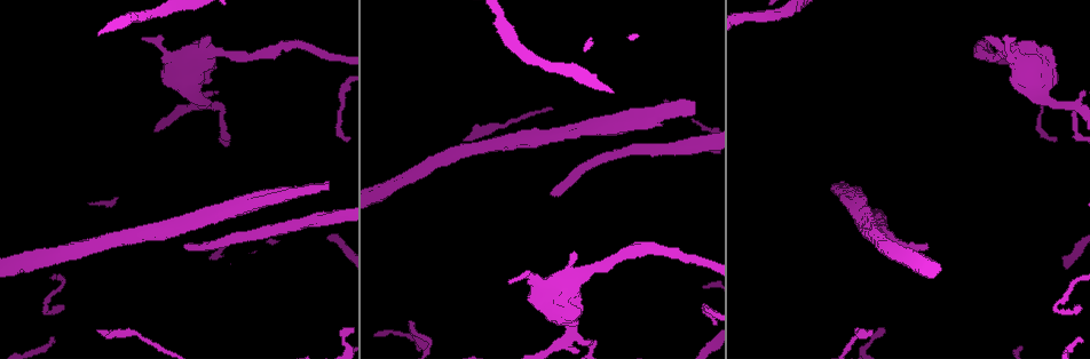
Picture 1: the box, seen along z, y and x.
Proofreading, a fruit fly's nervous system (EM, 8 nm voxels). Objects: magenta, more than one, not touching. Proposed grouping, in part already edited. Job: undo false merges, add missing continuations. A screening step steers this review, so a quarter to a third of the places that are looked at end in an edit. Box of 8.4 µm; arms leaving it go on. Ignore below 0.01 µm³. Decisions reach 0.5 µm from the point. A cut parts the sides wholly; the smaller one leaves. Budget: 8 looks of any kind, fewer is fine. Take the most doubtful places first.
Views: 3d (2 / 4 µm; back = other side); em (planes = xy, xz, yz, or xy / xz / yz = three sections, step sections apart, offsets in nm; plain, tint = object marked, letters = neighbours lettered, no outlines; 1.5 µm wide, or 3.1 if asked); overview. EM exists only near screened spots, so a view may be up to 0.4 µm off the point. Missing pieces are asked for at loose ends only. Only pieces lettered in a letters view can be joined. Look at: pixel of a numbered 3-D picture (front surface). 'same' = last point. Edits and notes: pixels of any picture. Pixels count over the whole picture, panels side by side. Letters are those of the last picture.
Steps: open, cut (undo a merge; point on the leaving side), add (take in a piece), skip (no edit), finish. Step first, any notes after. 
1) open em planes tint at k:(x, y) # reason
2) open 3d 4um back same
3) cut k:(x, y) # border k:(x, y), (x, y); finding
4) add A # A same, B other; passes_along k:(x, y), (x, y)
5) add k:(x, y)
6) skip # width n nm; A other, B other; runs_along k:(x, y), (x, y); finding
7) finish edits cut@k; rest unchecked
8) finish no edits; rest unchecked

open em 3.1um planes plain at 1:(185, 246) # branch stops here

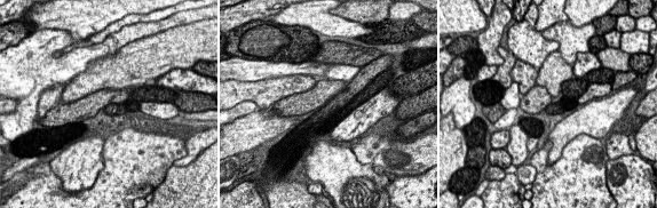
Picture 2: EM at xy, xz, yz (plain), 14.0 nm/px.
open em 3.1um planes letters same

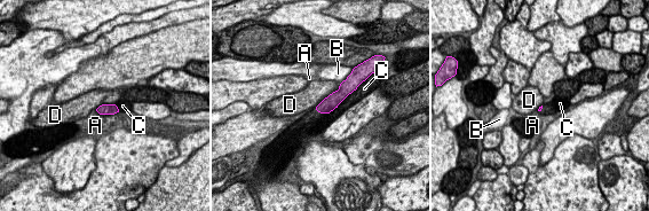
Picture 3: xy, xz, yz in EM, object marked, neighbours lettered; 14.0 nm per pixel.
skip # A other, B other, C other, D other; border 3:(340, 85), (316, 107); no lettered piece goes on from it

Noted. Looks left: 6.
open 3d 2um at 1:(327, 184) # long arm stops here

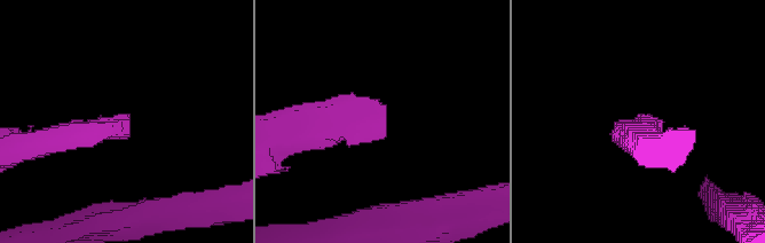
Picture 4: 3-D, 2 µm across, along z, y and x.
open em planes letters at 4:(623, 119) # now the EM

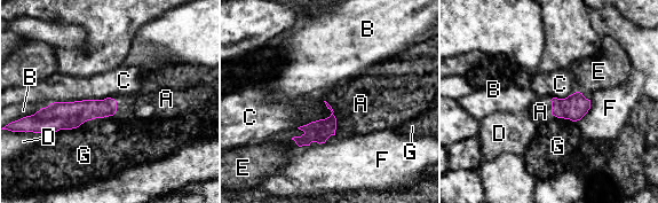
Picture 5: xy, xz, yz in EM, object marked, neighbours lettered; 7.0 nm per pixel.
skip # A other, B other, C other, D other, E other, F other, G other; runs_along 5:(113, 103), (81, 111), (42, 111); none of them fits

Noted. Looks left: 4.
open em planes letters at 1:(465, 139) # free end

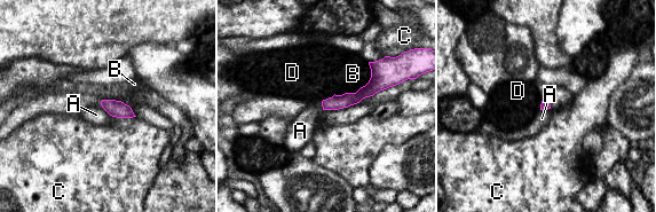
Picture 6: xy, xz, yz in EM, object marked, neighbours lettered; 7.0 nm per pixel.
skip # longest_contact B 340 nm; A other, B other, C other, D other; runs_along 6:(390, 81), (325, 107); none of them fits

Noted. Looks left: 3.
finish no edits; rest unchecked

